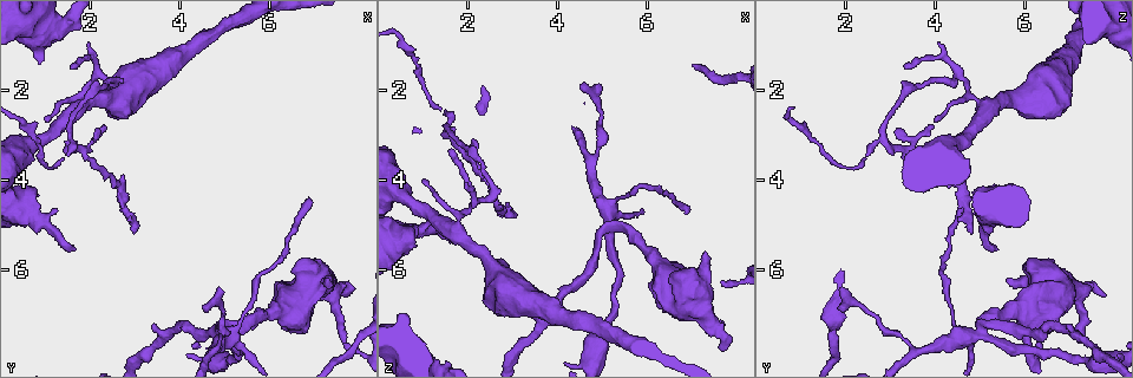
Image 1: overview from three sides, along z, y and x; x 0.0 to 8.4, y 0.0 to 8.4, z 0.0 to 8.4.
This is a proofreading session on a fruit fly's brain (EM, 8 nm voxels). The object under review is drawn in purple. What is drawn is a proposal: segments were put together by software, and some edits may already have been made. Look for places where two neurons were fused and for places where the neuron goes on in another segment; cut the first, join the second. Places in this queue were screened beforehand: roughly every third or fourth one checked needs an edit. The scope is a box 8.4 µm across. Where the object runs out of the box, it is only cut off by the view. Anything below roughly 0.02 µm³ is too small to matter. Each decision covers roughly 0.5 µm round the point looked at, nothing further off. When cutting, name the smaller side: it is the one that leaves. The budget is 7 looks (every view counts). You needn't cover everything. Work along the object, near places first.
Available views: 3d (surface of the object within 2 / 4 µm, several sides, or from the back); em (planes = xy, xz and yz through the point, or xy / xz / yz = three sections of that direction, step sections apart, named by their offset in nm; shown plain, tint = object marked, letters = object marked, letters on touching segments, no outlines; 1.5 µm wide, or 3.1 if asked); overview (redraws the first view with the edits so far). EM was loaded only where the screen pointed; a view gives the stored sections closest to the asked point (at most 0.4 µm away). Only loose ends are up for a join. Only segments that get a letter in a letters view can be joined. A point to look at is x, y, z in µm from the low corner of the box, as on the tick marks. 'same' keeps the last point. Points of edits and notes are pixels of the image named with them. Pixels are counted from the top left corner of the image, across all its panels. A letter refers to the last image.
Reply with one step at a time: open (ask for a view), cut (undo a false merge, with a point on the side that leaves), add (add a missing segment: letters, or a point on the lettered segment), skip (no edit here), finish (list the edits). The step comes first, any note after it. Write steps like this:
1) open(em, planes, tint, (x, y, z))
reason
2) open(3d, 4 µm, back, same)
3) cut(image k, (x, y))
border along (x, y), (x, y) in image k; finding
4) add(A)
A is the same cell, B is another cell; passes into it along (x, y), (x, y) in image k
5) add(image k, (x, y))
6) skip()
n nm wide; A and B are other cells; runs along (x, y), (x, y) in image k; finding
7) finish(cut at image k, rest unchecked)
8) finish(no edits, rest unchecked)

open(em, xy, step 4, letters, (7.30, 6.20, 5.60))
branch stops here

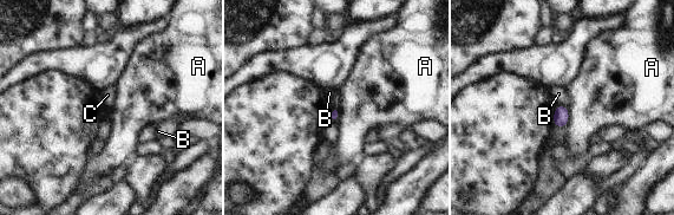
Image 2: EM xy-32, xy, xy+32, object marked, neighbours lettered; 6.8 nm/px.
open(em, planes, letters, same)

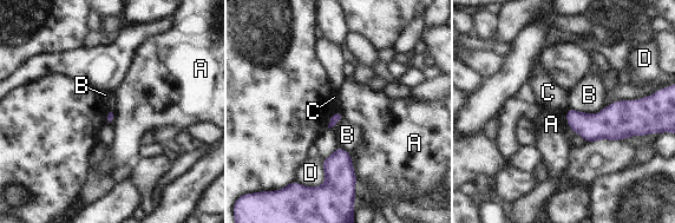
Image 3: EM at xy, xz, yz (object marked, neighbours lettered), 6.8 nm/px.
skip()
A, B, C and D are other cells; border along (351, 158), (353, 174), (358, 182) in image 3; none of them fits

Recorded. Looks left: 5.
open(3d, 4 µm, (6.90, 4.40, 4.80))
end of a long branch

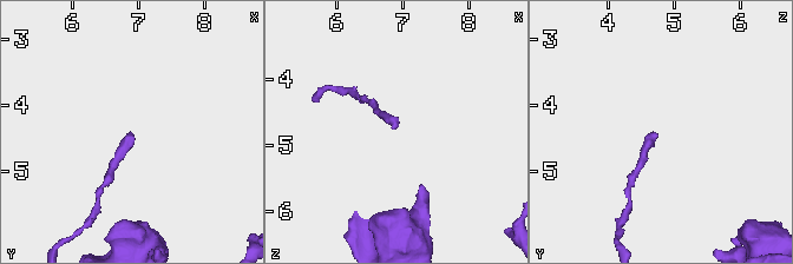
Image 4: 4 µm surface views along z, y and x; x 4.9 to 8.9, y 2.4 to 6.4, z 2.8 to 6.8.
open(em, xy, step 4, letters, (6.85, 4.45, 4.80))
need the tissue

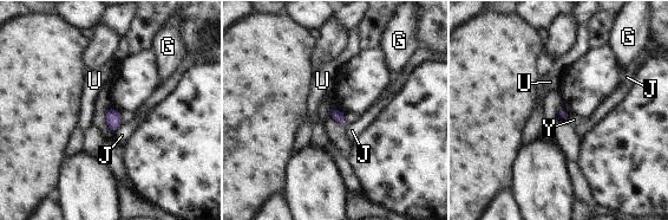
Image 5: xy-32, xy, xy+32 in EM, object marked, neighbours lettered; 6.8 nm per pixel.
skip()
G, J, U and Y are other cells; border along (119, 111), (119, 120), (122, 122) in image 5; none of them fits

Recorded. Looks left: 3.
open(em, planes, letters, (7.65, 6.65, 7.75))
thick end

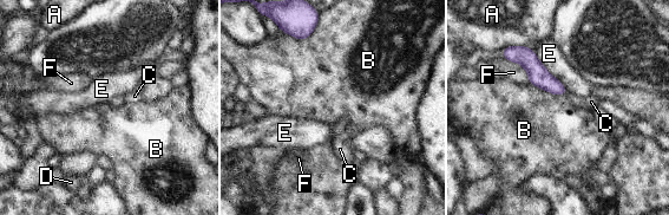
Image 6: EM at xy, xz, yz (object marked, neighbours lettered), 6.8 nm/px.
skip()
A, B, C, D, E and F are other cells; runs along (510, 56), (522, 56), (562, 92) in image 6; none of them fits

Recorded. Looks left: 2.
finish(no edits, rest unchecked)

